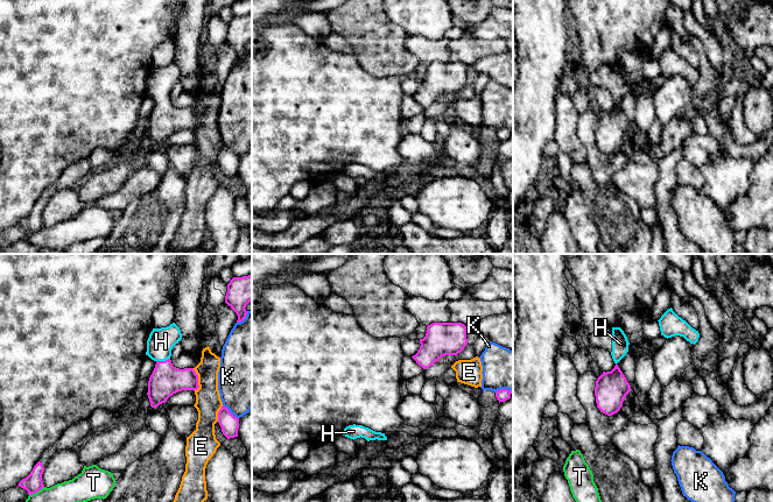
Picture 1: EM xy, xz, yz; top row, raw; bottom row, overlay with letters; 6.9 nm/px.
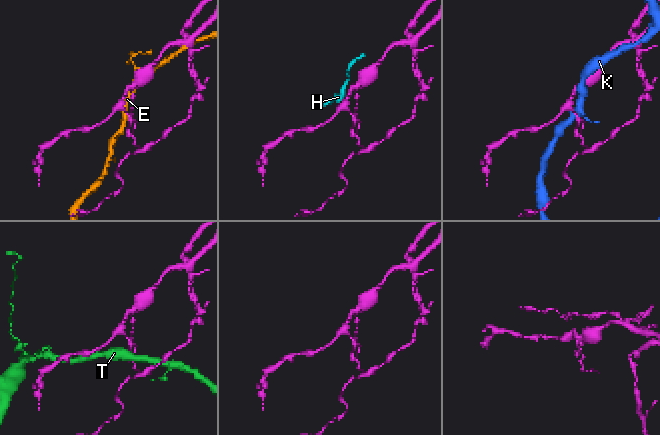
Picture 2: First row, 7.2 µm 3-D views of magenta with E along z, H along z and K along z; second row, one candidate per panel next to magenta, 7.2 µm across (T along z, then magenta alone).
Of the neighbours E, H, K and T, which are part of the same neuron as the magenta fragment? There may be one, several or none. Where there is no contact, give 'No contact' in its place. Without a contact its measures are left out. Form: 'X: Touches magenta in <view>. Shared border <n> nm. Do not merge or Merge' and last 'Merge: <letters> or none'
E: Touches magenta in xy. Shared border 160 nm. Do not merge
H: Touches magenta in xy. Shared border 100 nm. Merge
K: Touches magenta in xy. Shared border 150 nm. Do not merge
T: Touches magenta in xy. Shared border 130 nm. Do not merge
Merge: H

